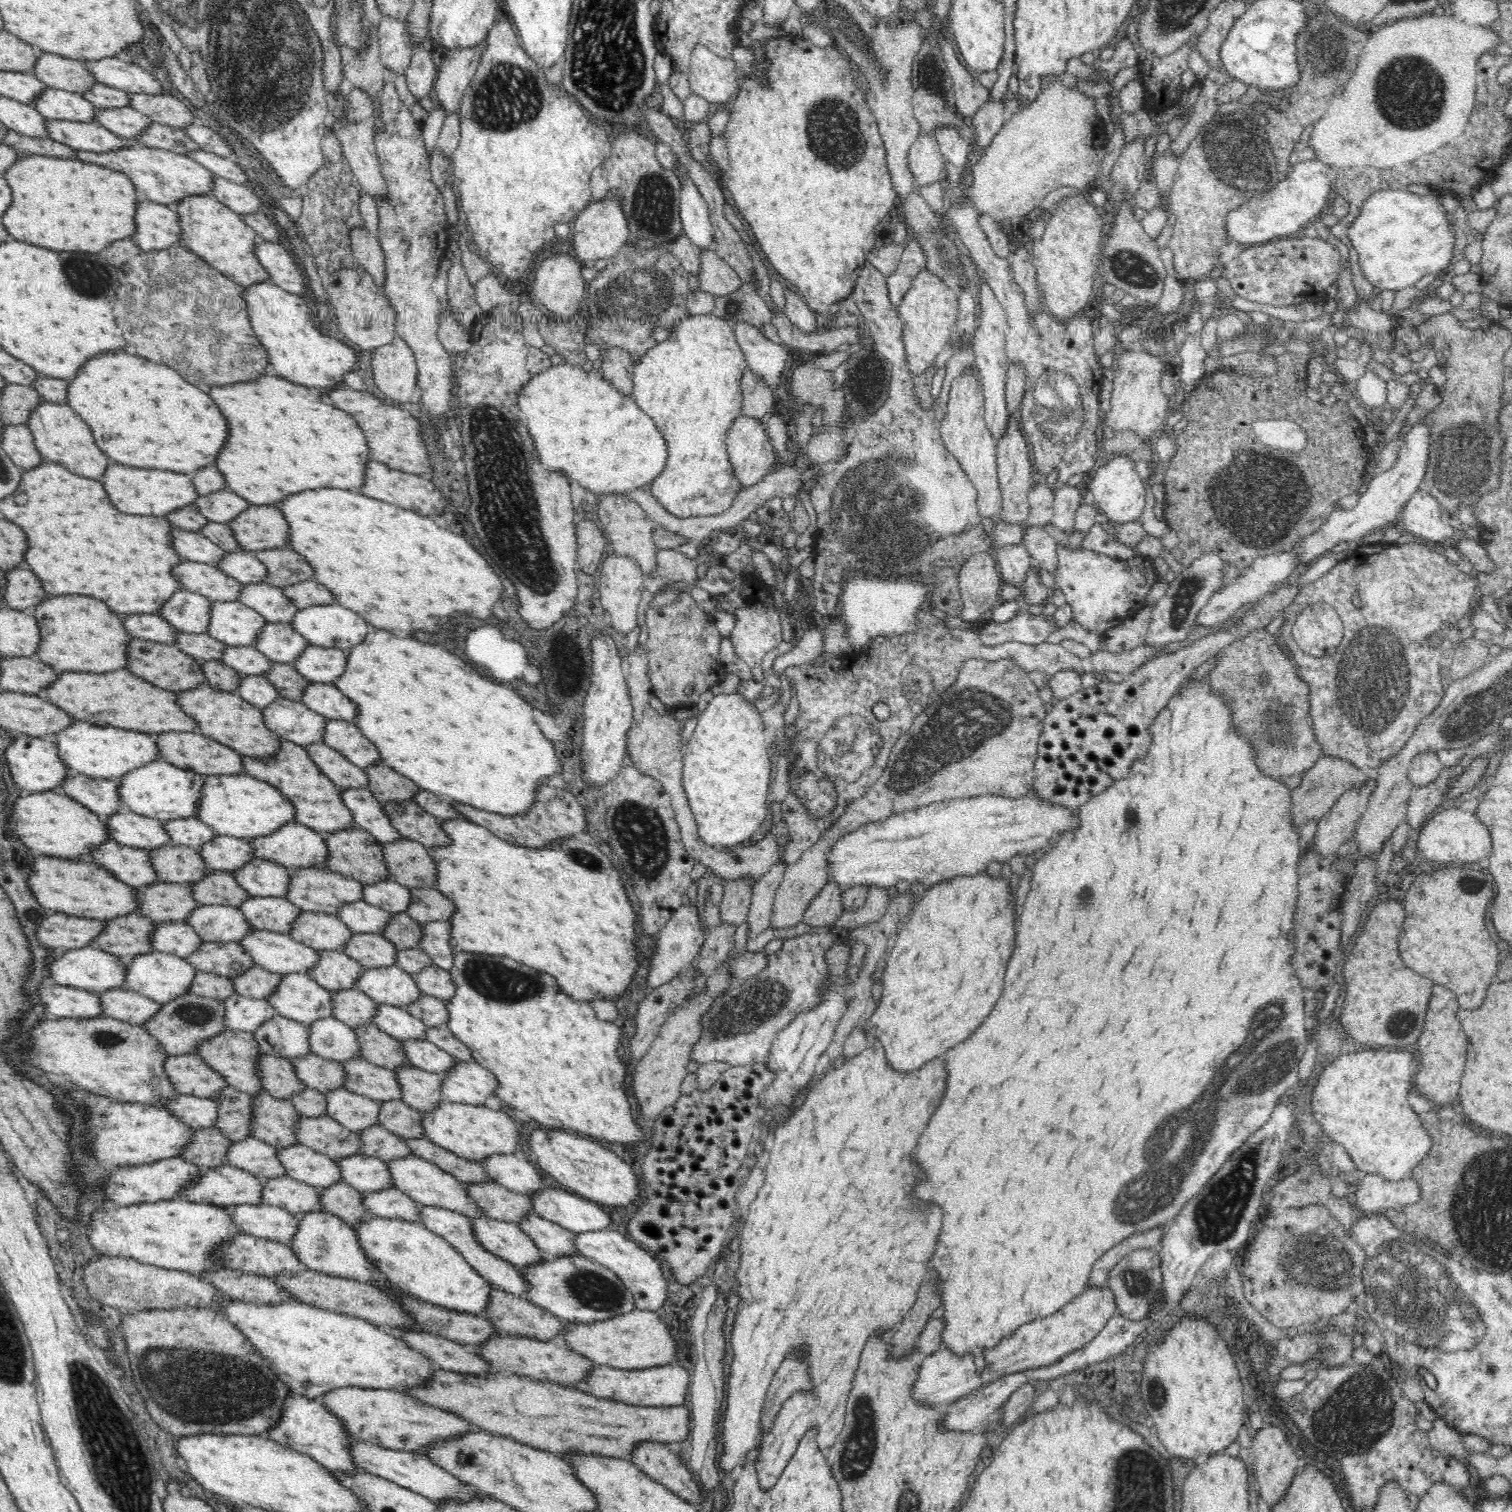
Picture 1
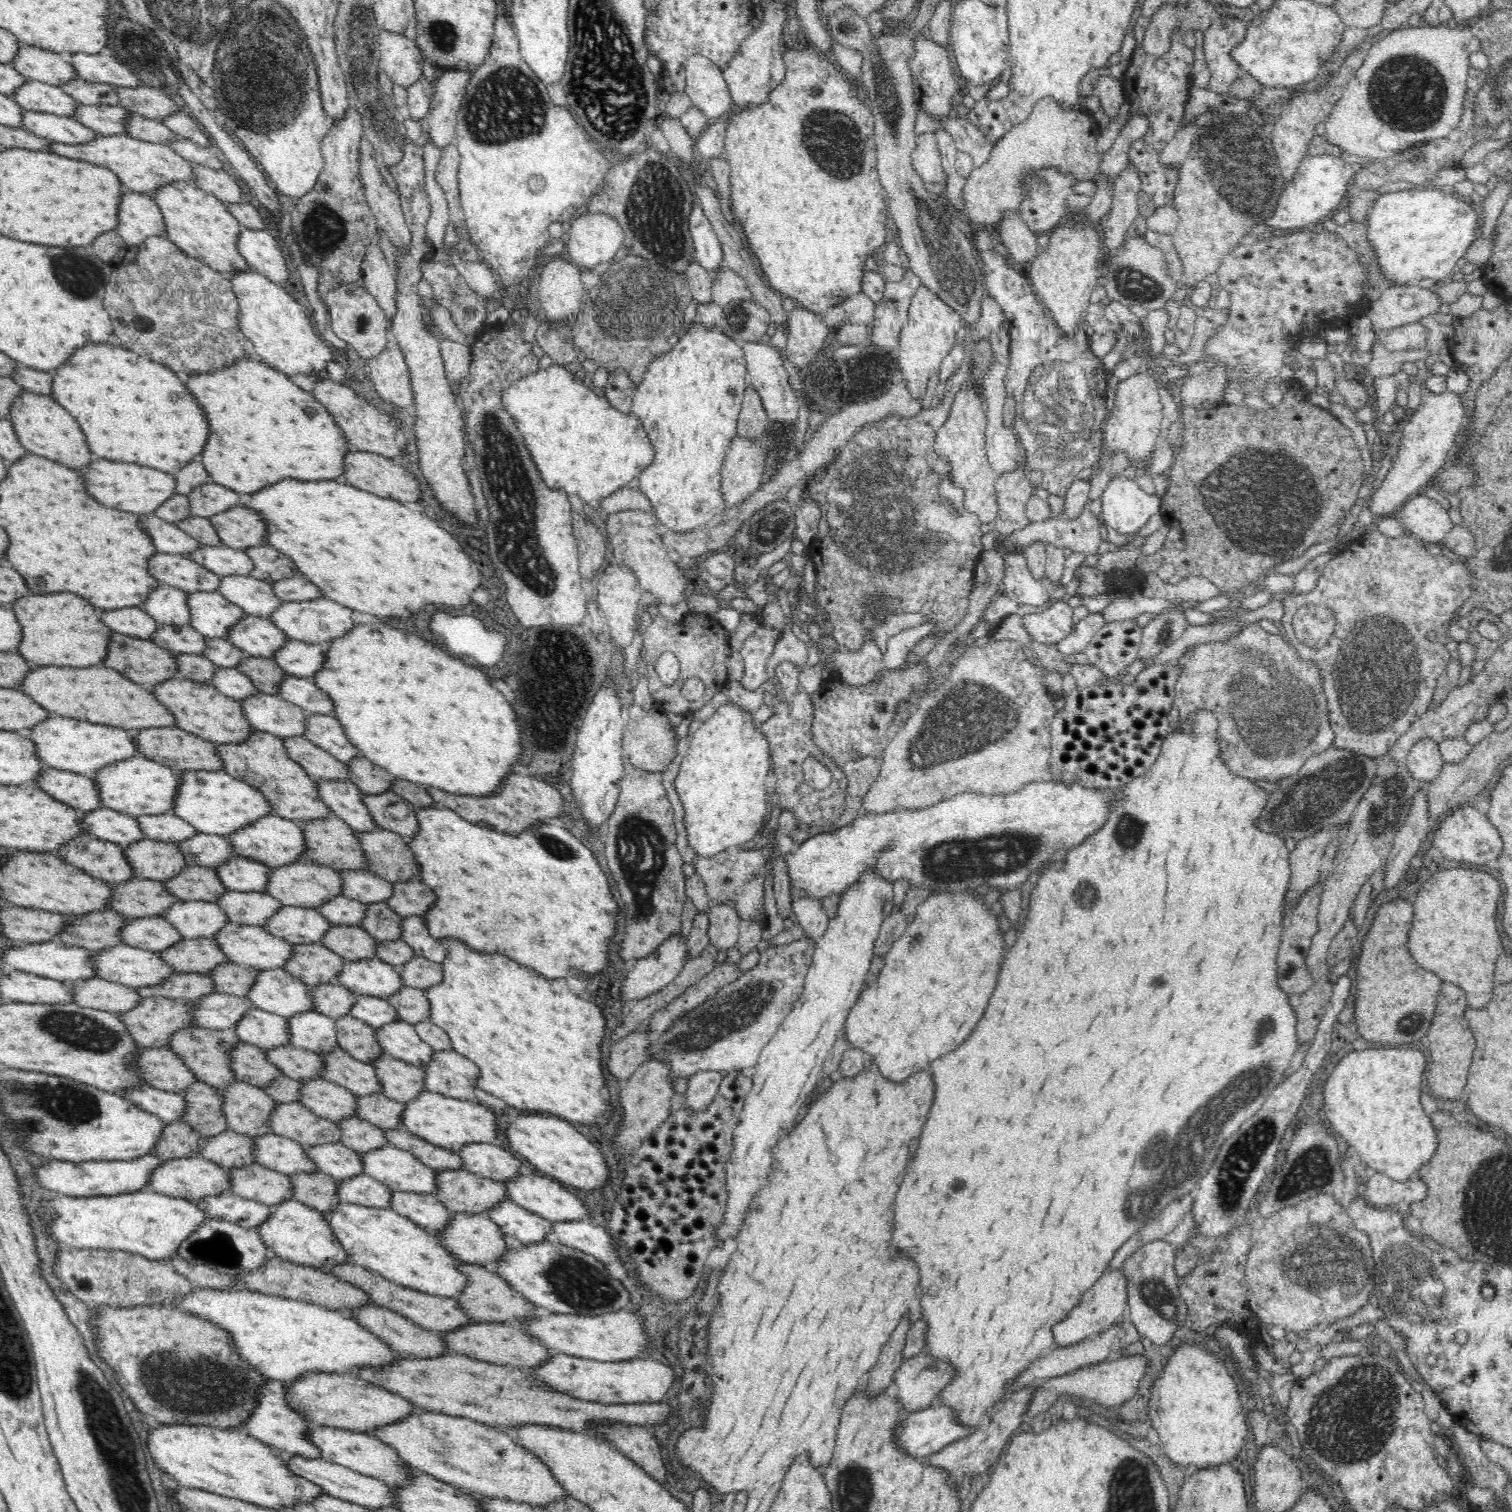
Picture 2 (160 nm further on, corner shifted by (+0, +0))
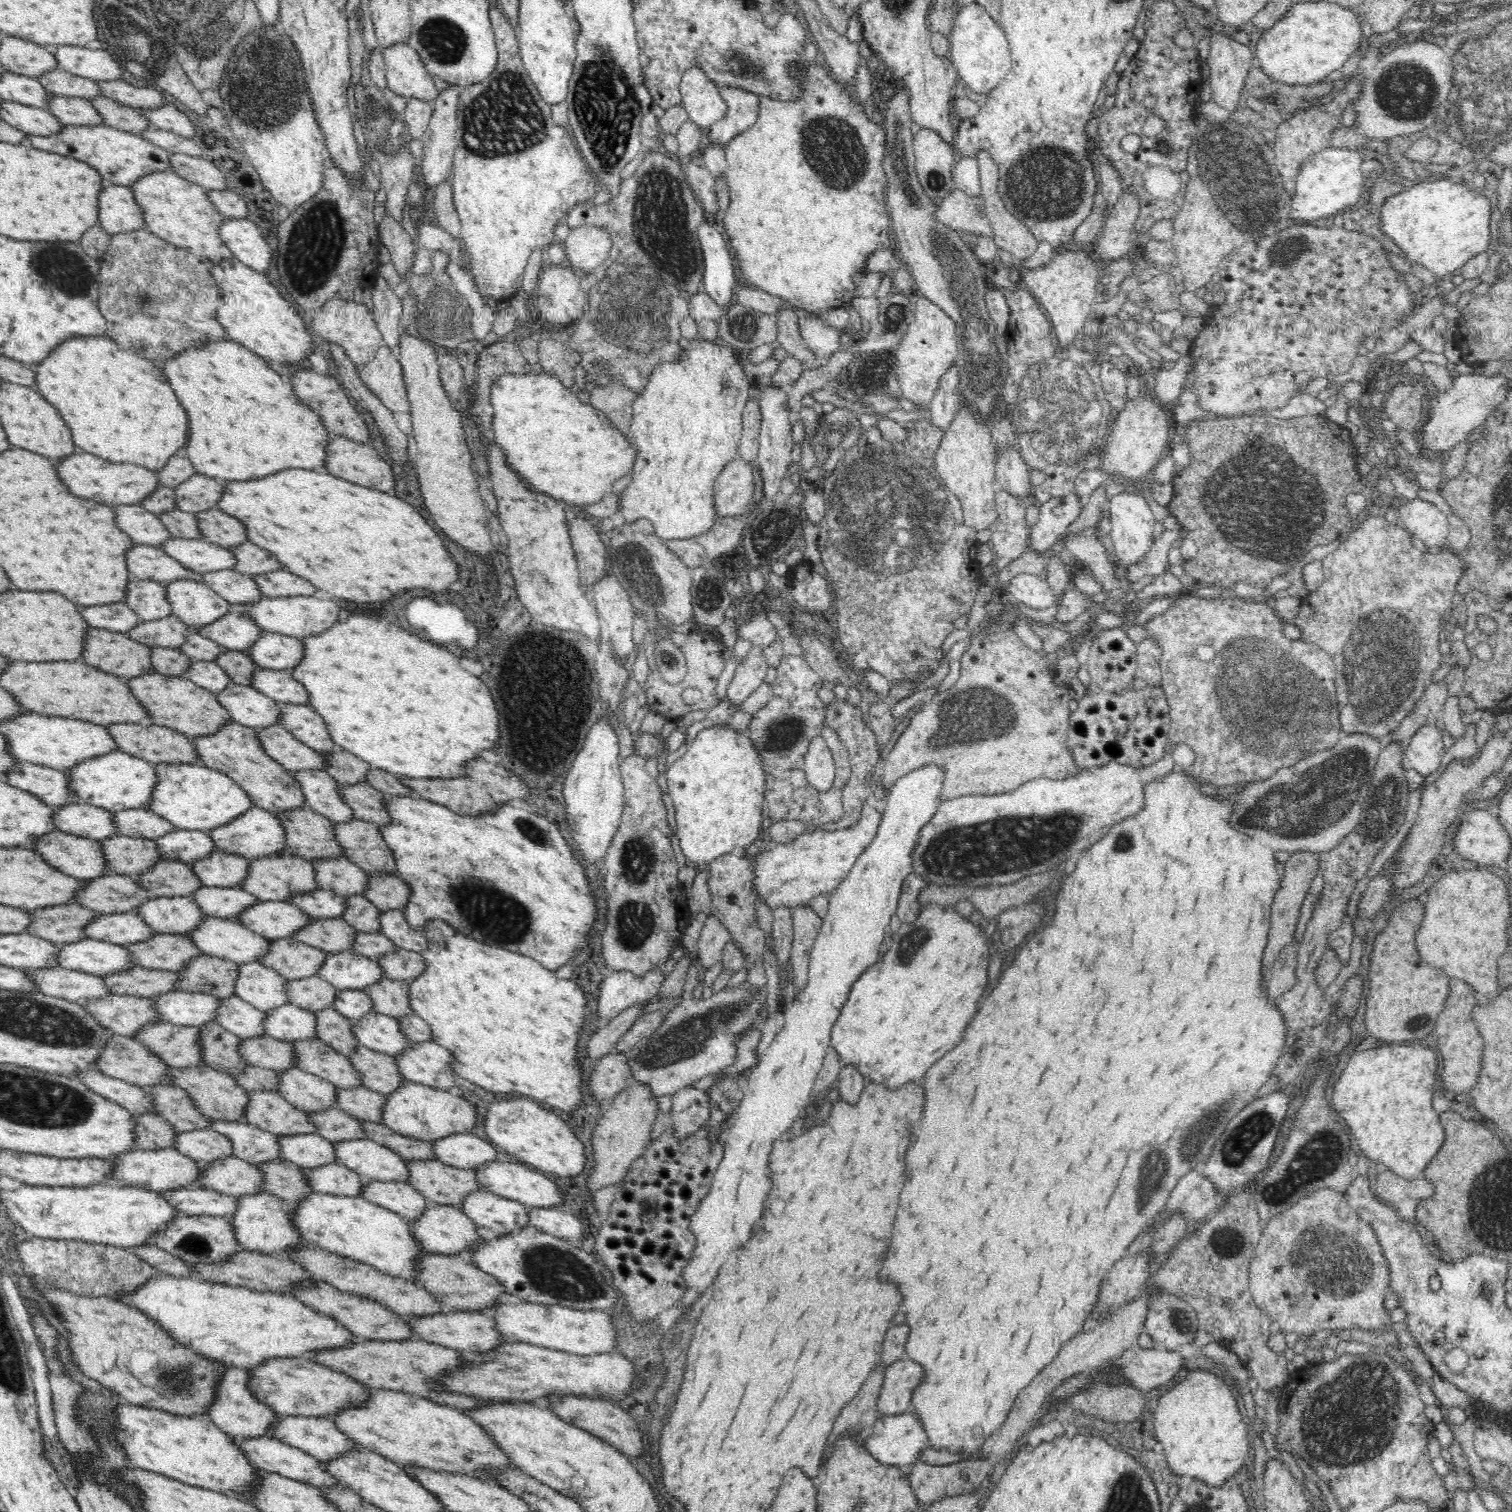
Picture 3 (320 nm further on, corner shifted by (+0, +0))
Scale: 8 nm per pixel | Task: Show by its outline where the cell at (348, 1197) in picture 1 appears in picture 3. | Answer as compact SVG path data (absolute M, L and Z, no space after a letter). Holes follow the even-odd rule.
M282 1158L270 1160L259 1163L256 1167L262 1173L262 1192L281 1198L291 1207L294 1206L294 1202L314 1191L306 1183L302 1169L288 1160Z

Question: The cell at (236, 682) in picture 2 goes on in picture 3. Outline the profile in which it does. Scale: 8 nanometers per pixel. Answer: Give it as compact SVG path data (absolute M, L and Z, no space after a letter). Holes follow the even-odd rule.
M190 659L185 678L194 684L216 693L224 690L232 682L214 661Z

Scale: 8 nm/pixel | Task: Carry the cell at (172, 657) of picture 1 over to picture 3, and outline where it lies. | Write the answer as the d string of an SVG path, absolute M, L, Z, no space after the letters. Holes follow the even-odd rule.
M90 626L86 628L86 636L84 636L80 660L96 670L123 680L154 672L152 663L150 663L149 646L132 640L125 633L112 632Z

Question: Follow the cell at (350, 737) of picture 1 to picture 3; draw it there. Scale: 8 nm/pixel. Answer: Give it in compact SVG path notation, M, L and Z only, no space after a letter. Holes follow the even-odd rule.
M277 703L280 709L278 724L292 733L302 744L317 751L332 752L336 744L330 739L328 727L310 705Z

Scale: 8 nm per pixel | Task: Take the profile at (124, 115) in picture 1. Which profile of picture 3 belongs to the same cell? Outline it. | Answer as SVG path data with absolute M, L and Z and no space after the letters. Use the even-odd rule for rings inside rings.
M48 93L48 104L44 106L46 111L58 118L63 124L74 124L78 126L98 126L103 124L102 117L96 109L90 105L85 98L60 96Z

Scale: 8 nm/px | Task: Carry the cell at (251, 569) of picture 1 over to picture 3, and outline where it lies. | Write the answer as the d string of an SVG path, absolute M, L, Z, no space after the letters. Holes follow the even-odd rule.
M166 538L160 549L168 556L178 560L186 569L196 573L232 569L236 564L234 553L203 538Z

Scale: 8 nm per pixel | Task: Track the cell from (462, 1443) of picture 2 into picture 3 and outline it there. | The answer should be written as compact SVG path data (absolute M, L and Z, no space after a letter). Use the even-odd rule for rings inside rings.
M370 1389L366 1400L360 1405L345 1407L335 1413L334 1417L328 1417L333 1420L336 1429L360 1448L366 1447L398 1465L415 1464L423 1466L430 1470L447 1470L448 1472L461 1472L462 1474L482 1477L482 1468L499 1468L504 1470L506 1466L511 1466L508 1457L504 1455L502 1449L492 1441L492 1437L486 1435L476 1422L473 1422L468 1416L462 1414L446 1404L438 1404L429 1398L398 1392L386 1389Z

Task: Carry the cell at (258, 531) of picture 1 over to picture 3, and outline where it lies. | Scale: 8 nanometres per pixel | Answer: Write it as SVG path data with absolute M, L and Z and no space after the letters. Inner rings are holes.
M218 508L194 513L200 536L221 547L230 547L246 542L246 528L240 520Z

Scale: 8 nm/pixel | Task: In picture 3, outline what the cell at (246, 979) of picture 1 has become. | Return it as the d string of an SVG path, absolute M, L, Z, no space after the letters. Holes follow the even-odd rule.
M198 954L176 970L174 988L186 992L201 992L224 999L234 995L238 965L226 958Z

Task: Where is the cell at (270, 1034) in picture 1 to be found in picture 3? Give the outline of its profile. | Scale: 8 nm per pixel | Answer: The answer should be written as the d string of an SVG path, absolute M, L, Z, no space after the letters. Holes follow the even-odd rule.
M236 994L228 997L219 1000L221 1004L214 1022L241 1039L264 1035L262 1021L266 1014L253 1008Z

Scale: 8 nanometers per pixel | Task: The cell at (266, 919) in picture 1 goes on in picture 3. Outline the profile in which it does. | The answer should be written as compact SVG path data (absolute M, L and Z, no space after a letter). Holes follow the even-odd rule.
M203 886L189 898L197 904L204 916L232 920L259 902L252 894L245 892L239 886L229 888Z

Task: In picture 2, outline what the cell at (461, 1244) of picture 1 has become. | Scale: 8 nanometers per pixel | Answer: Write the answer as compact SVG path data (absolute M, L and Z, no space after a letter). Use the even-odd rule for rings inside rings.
M390 1190L390 1208L429 1232L442 1228L451 1213L434 1194L400 1190Z

